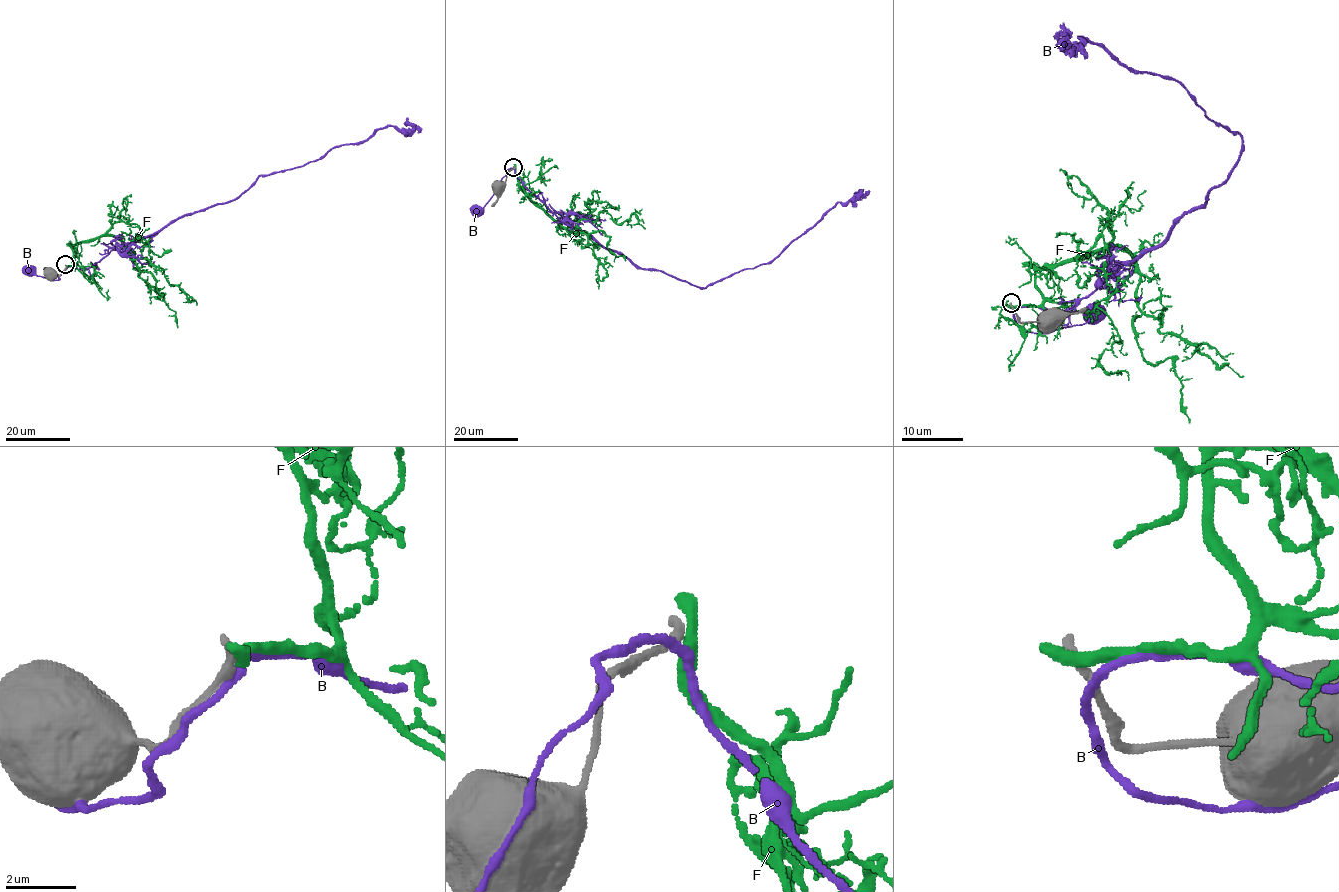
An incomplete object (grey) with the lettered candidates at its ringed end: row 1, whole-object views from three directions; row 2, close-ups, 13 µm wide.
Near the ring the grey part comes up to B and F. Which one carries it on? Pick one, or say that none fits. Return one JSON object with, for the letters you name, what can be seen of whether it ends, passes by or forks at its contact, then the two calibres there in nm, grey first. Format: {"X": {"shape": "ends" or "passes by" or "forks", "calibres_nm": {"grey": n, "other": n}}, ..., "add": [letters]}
{"add": []}

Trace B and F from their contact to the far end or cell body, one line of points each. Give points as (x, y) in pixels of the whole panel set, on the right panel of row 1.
B: (1015, 311), (1015, 323), (1023, 331), (1031, 332), (1051, 332), (1083, 324), (1094, 312)
F: (1012, 308), (1121, 248), (1132, 274), (1095, 306), (1120, 338), (1100, 364), (1129, 380)

